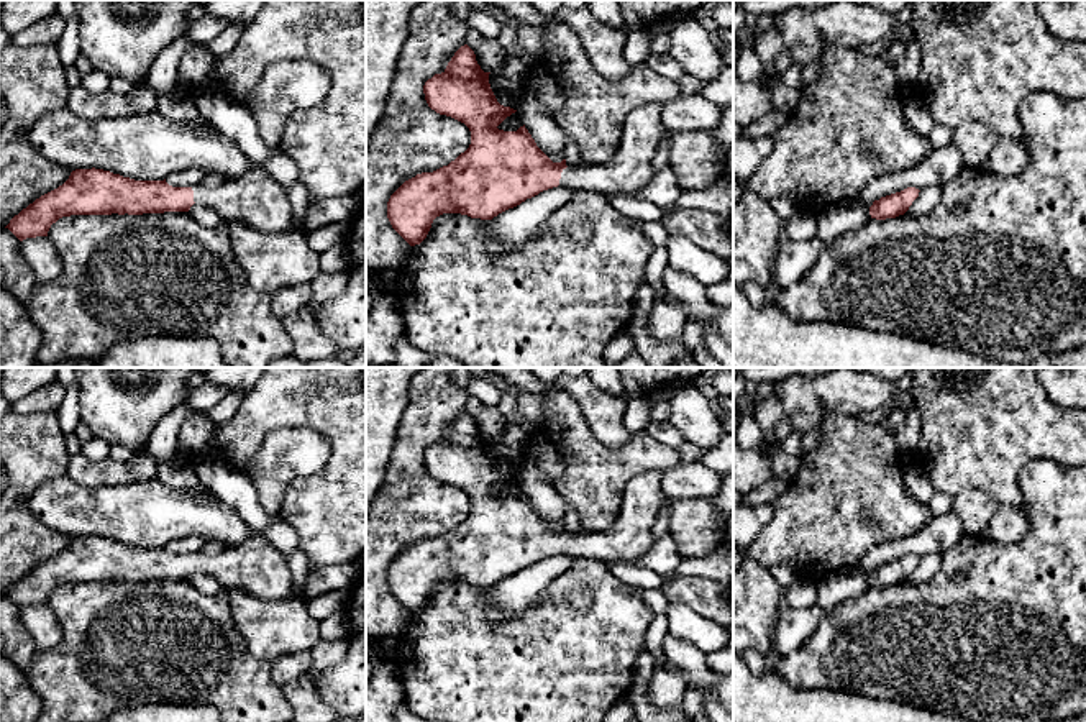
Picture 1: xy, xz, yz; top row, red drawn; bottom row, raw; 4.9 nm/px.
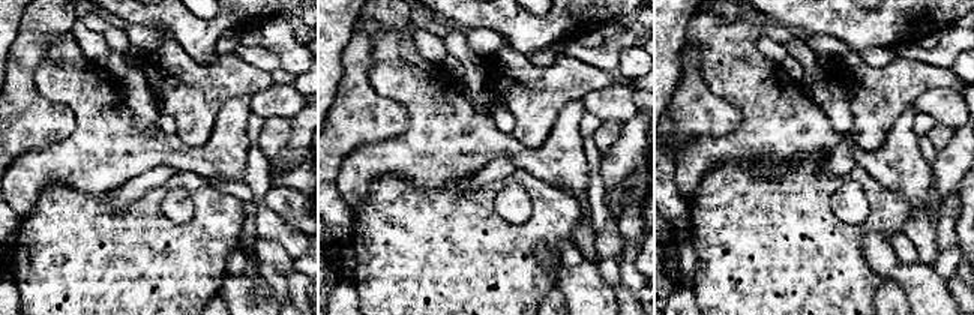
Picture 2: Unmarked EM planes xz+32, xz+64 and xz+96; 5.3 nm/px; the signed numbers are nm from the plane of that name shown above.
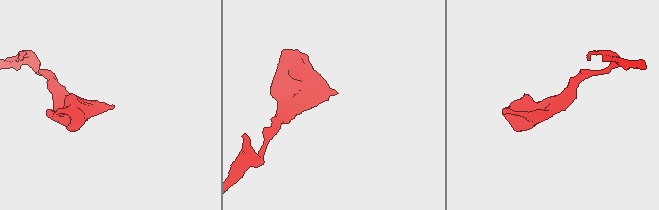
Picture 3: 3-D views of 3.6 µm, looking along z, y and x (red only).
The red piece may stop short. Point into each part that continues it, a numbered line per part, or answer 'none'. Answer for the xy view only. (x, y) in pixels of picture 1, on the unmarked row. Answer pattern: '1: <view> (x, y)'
1: xy (256, 566)

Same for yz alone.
none

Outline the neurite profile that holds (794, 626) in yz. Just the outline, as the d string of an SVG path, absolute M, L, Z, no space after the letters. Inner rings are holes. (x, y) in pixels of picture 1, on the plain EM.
M815 604L805 609L787 609L779 612L774 632L773 650L778 656L797 651L805 640L819 628L825 610Z

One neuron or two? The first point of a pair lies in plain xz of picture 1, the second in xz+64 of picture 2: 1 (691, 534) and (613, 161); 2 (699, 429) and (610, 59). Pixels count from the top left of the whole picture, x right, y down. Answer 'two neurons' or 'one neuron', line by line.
1: two neurons
2: two neurons

